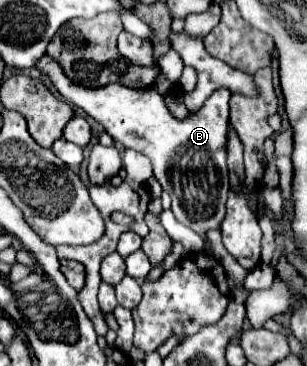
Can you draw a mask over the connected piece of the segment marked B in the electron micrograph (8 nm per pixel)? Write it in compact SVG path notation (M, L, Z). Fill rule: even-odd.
M42 56L38 60L38 68L52 78L58 92L66 100L88 112L96 122L100 122L106 128L106 132L114 138L114 142L124 144L126 148L138 150L148 158L152 158L154 176L160 180L162 188L170 194L172 212L178 222L186 224L202 238L206 238L208 230L220 228L220 222L224 220L226 212L224 204L230 190L228 168L226 168L230 90L224 88L216 90L196 116L188 116L186 120L178 122L154 88L130 90L122 84L108 84L104 88L90 90L84 86L76 86L66 78L62 68L48 56ZM148 108L150 108L150 120L140 120L140 116L134 116L134 112L136 114L146 112Z

